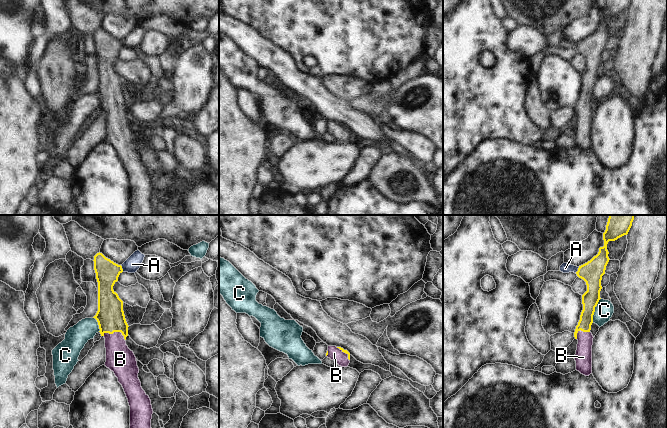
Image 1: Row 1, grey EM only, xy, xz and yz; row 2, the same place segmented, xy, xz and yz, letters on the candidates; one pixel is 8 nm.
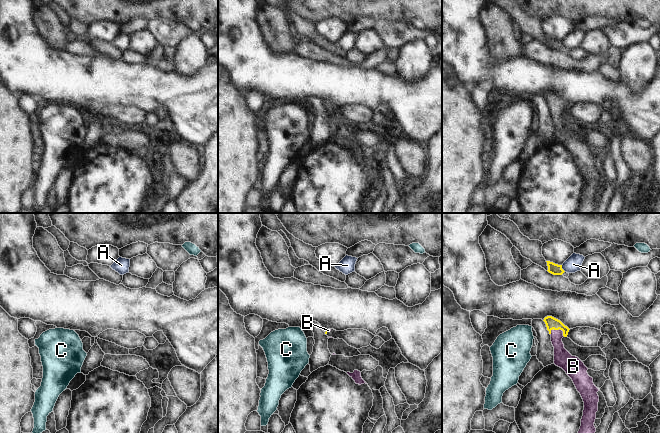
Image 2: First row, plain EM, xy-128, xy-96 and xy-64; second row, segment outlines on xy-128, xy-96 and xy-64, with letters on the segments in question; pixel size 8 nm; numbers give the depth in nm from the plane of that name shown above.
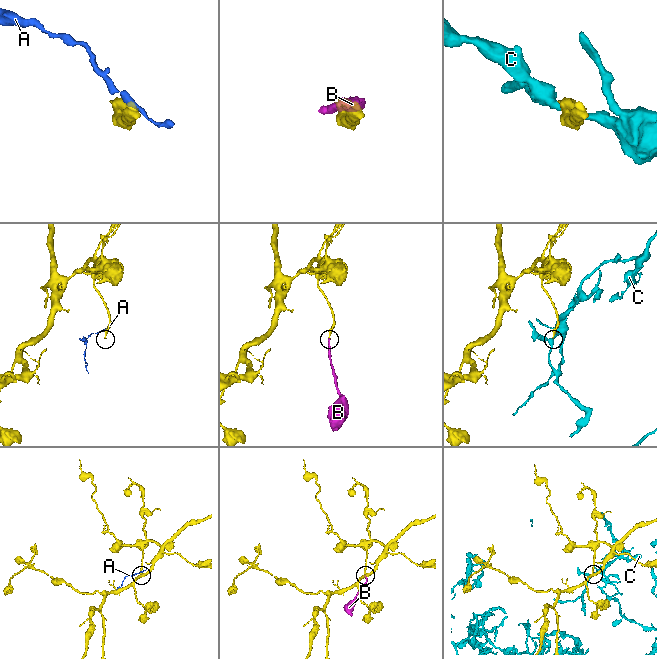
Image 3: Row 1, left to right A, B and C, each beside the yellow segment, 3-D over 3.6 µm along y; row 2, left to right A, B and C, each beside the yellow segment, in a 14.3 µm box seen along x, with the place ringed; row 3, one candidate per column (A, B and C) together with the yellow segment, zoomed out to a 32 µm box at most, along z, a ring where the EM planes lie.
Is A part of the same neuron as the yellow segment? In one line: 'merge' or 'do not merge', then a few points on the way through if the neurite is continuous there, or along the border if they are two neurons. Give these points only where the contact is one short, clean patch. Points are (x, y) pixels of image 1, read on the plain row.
do not merge; border xy (120, 41), (123, 47)

